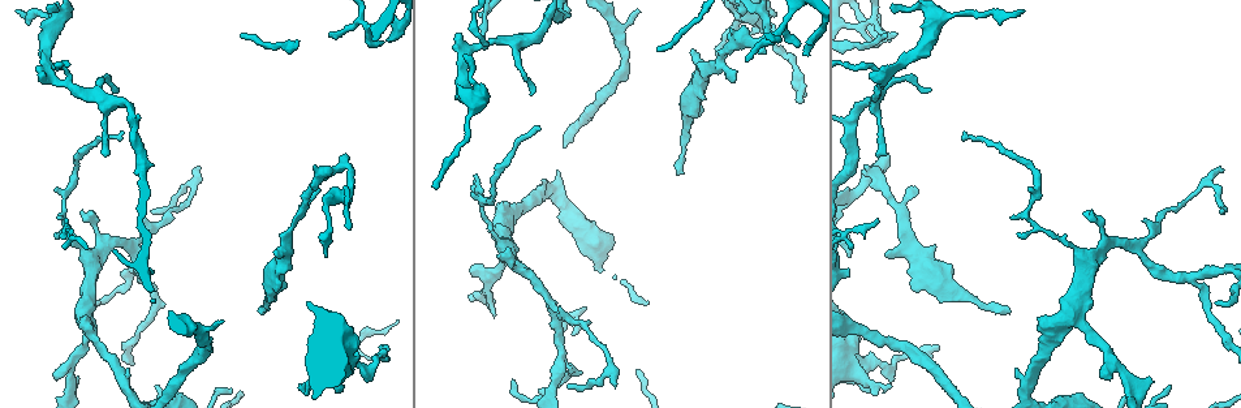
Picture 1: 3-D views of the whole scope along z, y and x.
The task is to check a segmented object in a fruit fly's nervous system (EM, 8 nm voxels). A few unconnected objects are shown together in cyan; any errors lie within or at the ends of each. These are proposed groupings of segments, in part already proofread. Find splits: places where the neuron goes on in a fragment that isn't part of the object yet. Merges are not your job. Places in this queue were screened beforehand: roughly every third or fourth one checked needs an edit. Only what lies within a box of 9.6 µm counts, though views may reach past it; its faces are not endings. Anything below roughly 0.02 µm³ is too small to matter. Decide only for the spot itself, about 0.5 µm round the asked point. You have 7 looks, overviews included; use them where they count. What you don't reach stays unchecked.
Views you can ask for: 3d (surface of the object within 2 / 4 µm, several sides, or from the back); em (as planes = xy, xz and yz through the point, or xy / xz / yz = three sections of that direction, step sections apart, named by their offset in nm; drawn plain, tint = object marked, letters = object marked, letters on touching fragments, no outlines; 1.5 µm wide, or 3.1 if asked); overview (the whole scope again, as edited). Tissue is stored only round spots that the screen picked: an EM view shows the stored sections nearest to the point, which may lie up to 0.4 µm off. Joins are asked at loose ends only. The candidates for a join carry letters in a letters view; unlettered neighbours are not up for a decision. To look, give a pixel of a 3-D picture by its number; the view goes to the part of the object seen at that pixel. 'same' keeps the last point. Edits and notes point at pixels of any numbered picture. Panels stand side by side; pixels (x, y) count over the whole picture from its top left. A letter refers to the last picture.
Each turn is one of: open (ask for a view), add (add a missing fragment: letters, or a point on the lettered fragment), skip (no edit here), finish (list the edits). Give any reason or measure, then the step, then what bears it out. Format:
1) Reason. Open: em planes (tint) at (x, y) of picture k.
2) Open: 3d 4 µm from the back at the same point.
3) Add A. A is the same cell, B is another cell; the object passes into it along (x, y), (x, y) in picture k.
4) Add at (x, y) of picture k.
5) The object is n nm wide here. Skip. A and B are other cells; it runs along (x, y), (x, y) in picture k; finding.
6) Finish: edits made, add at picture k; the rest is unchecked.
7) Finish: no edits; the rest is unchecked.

Branch stops here. Open: 3d 4 µm at (539, 131) of picture 1.

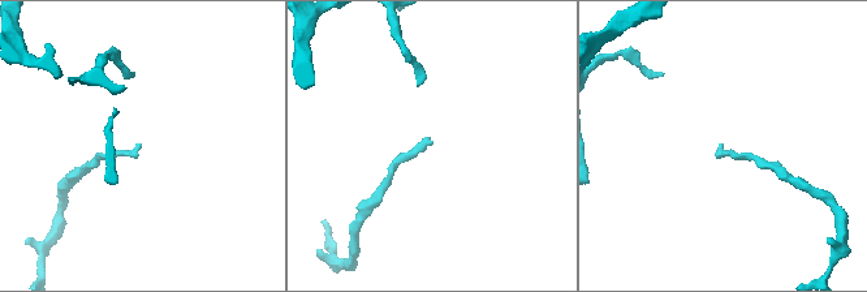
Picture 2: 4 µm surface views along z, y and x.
Open: em xz step 4 (letters) at (140, 144) of picture 2.

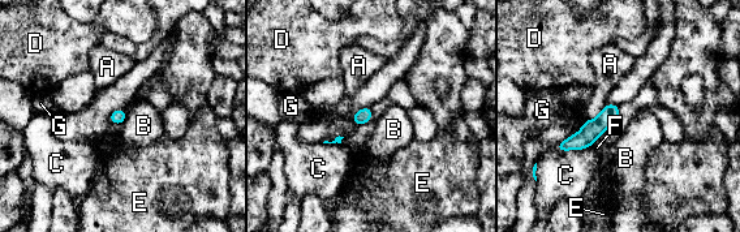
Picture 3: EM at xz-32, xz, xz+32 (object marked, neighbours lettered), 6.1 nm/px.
Cut it another way. Open: em planes (letters) at the same point.

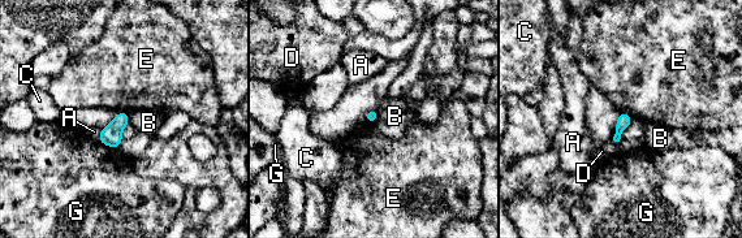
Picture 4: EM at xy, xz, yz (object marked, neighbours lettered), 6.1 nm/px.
Skip. A, B, C, D, E and G are other cells; a border runs along (621, 111), (625, 111), (632, 117) in picture 4; none of them fits.

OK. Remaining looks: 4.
Free end. Open: 3d 2 µm at (299, 388) of picture 1.

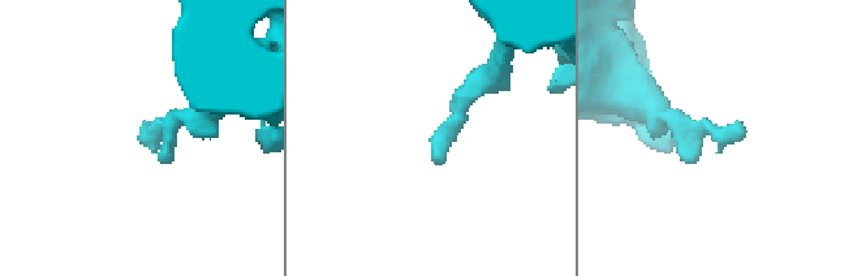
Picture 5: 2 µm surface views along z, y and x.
Shape alone is not enough. Open: em yz step 4 (tint) at (147, 130) of picture 5.

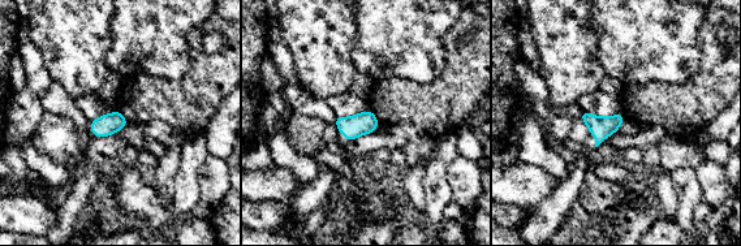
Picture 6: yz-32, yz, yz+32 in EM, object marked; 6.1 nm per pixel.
What lies round it. Open: em yz step 4 (letters) at the same point.

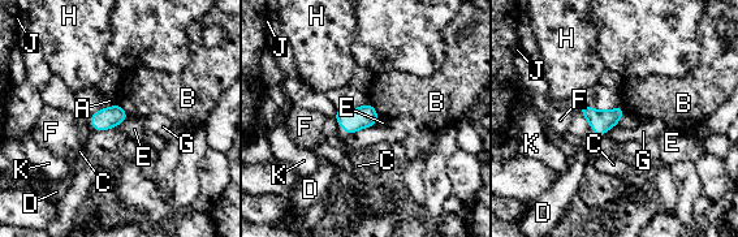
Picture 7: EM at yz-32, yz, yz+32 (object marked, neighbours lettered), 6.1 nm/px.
Skip. A, B, C, D, E, F, G, H, J and K are other cells; a border runs along (117, 103), (104, 108) in picture 7; none of them fits.

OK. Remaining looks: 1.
Finish: no edits; the rest is unchecked.

